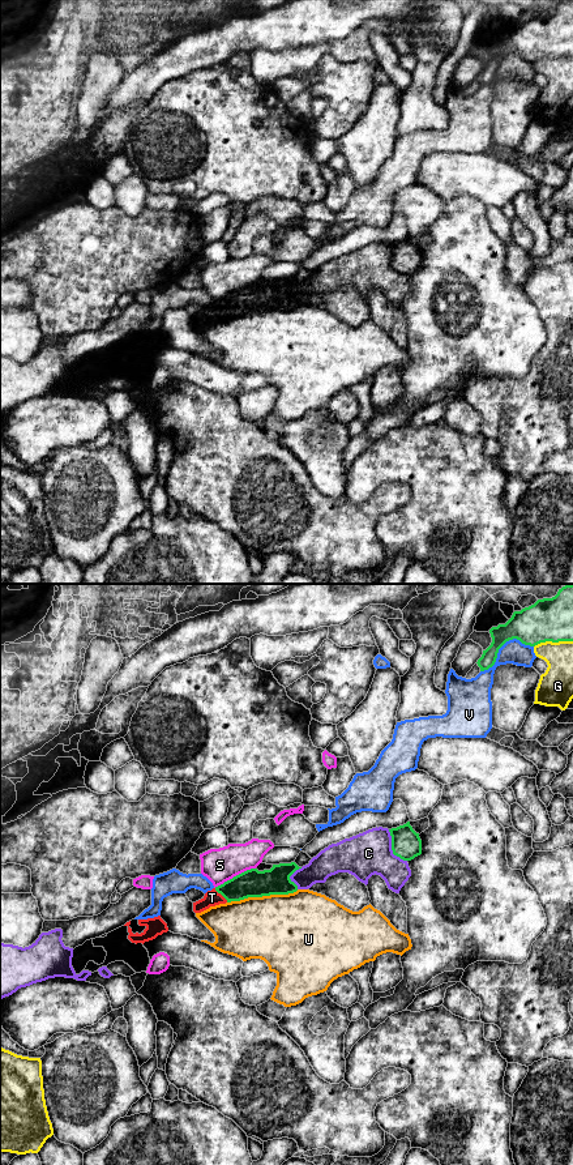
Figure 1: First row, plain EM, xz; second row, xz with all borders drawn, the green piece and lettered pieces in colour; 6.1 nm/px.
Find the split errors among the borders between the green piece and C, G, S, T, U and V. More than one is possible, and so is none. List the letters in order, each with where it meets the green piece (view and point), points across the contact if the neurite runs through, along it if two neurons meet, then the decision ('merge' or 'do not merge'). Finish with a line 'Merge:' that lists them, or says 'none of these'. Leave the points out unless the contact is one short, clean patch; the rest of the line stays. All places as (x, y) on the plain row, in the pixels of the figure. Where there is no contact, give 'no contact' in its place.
C: meets green in xz at (392, 263); do not merge
G: meets green in xz at (552, 56); do not merge
S: meets green in xz at (234, 291); border along xz (255, 282), (247, 284), (214, 302); do not merge
T: meets green in xz at (221, 308); runs through xz (252, 298), (221, 308), (212, 312); merge
U: meets green in xz at (263, 310); do not merge
V: meets green in xz at (501, 60); do not merge
Merge: T

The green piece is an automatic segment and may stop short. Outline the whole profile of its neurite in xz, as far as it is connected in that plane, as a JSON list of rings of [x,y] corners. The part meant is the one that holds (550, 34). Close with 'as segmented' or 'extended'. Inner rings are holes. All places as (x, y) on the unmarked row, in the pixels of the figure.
[[[573,0],[559,4],[552,13],[538,14],[534,20],[514,26],[505,39],[489,44],[492,57],[478,74],[480,86],[496,77],[499,64],[517,54],[525,60],[573,56]]] | as segmented

